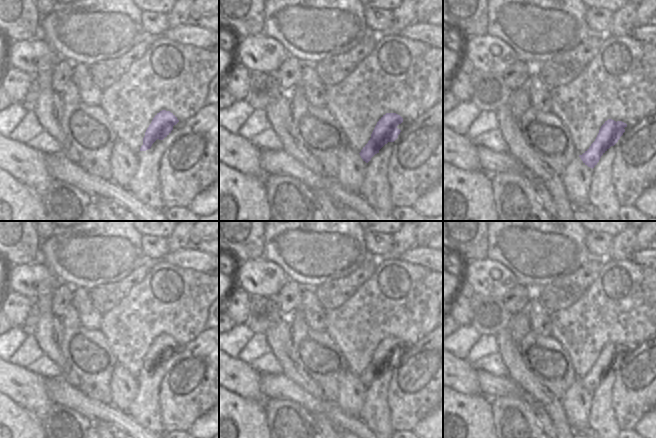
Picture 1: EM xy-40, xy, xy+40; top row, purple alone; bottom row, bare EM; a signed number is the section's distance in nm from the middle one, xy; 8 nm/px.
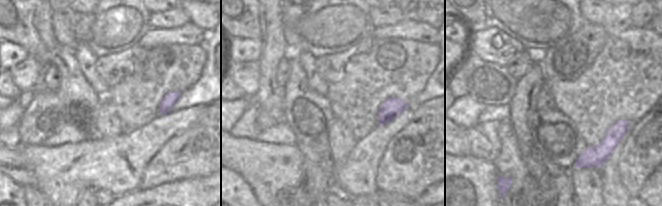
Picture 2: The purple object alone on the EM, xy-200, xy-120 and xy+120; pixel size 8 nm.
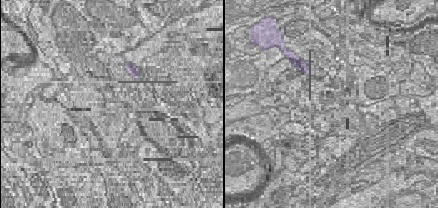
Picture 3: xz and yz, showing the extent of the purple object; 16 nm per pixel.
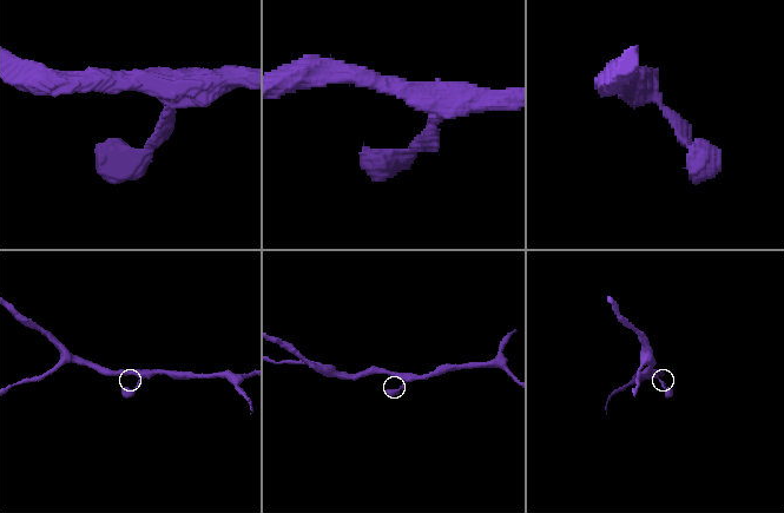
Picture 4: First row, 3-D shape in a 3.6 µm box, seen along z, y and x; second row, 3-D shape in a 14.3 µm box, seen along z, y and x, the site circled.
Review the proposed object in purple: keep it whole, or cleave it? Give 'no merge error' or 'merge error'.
no merge error

